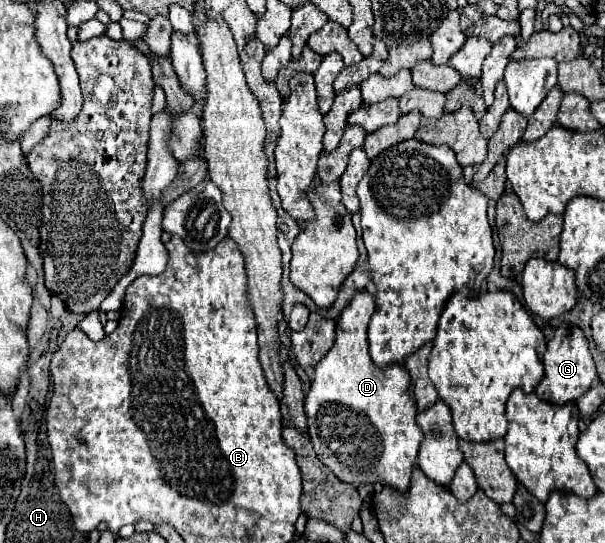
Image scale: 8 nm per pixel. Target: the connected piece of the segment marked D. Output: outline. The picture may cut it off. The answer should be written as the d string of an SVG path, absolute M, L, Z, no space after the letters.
M357 291L349 305L343 309L335 329L335 343L327 351L327 355L315 365L311 389L305 397L305 415L309 421L307 433L319 461L327 465L337 475L337 479L343 479L353 487L361 483L383 483L399 491L407 491L411 469L417 463L417 451L423 435L415 421L417 405L411 395L409 371L399 363L393 363L389 367L377 367L369 357L367 323L373 311L375 299L367 291Z

